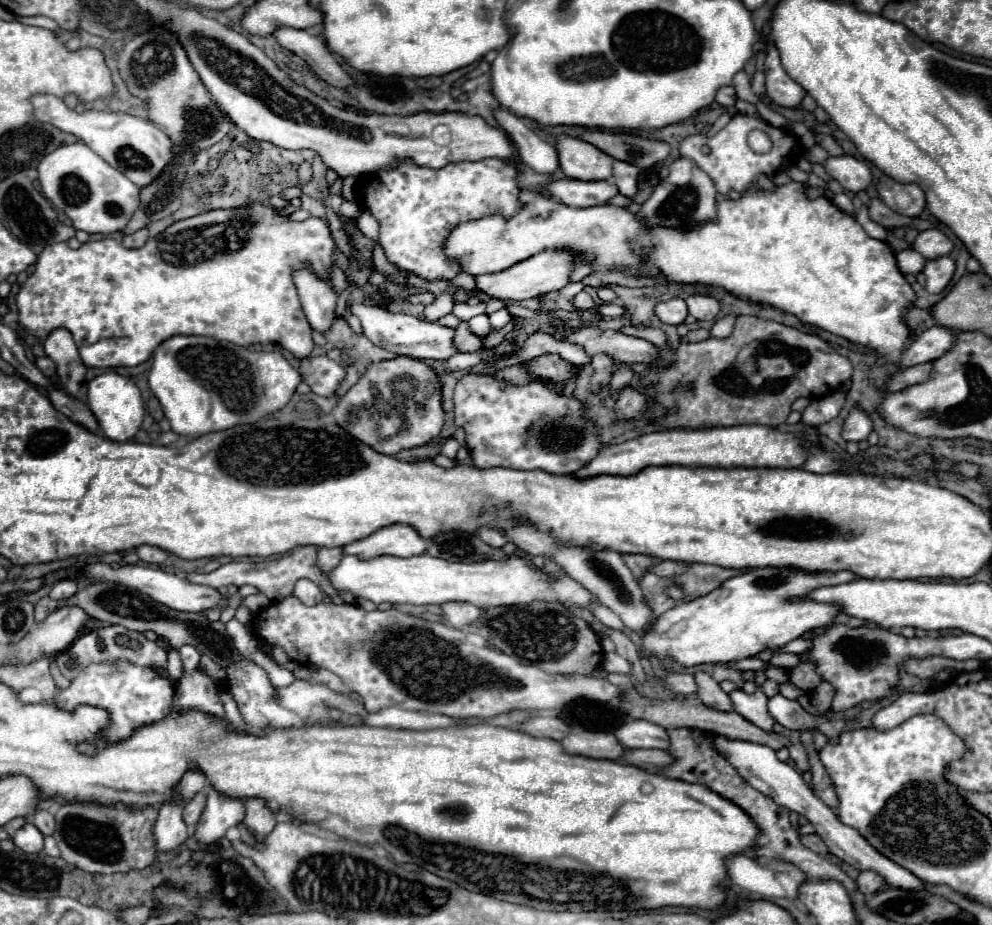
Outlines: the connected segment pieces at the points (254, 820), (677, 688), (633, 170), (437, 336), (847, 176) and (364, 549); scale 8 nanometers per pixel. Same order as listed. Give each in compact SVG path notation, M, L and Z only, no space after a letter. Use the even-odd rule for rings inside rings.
M247 800L245 802L245 818L243 818L243 826L253 834L255 840L265 838L277 824L279 818L277 814L273 814L263 800Z
M669 674L665 678L667 688L671 688L673 692L681 694L681 696L693 696L697 694L697 682L691 674Z
M615 160L613 162L613 182L617 184L619 192L623 196L633 198L637 192L637 176L639 176L639 168L623 162L623 160Z
M356 304L356 316L362 322L363 334L379 348L395 354L405 354L419 360L447 360L459 354L455 346L455 330L441 326L439 322L427 322L409 314L393 314L387 308Z
M837 156L825 162L825 170L833 176L845 190L859 192L871 184L871 170L863 160L853 156Z
M393 524L379 528L375 534L357 540L353 544L347 544L343 548L345 556L357 556L361 560L373 560L377 556L389 554L389 556L415 556L425 552L429 548L431 540L421 538L411 526L407 524Z

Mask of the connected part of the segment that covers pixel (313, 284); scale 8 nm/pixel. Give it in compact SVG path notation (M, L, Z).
M309 270L295 272L295 286L303 304L307 322L317 332L327 332L335 322L335 290L329 282L317 280Z

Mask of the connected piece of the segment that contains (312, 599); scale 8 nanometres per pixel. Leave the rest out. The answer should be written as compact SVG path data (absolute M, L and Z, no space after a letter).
M307 578L297 580L295 590L293 590L293 596L297 596L303 604L309 604L309 606L323 602L323 598L325 598L323 590L313 580L307 580Z

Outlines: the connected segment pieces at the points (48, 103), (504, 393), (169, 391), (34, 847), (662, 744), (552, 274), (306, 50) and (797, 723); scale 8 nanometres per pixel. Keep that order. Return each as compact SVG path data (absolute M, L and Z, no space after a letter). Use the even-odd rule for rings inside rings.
M35 94L31 96L31 104L33 104L33 116L39 122L47 122L59 128L61 132L69 132L77 136L95 154L99 154L109 166L123 172L139 188L151 184L157 178L157 174L163 170L163 166L173 158L169 136L165 136L155 124L143 118L125 112L103 112L103 110L77 112L69 108L63 98L51 94Z
M465 374L457 380L453 392L455 426L465 430L465 446L477 468L513 468L513 470L545 470L551 474L575 474L587 466L601 450L601 428L585 418L585 404L575 396L557 392L543 380L533 380L525 386L511 384L493 374Z
M173 336L165 340L153 352L153 366L149 372L149 388L161 402L171 430L185 438L199 438L203 434L229 430L241 424L255 424L257 420L285 408L299 382L299 372L281 356L281 352L255 352L207 336Z
M25 824L13 836L13 844L29 854L39 854L43 850L43 836L33 828L33 824Z
M647 720L621 722L613 730L613 734L623 748L661 748L665 750L669 746L667 730L663 730L657 724L649 724Z
M539 252L537 256L531 256L529 260L513 264L513 268L507 268L505 272L497 274L481 274L475 278L477 292L483 292L497 300L527 300L535 298L553 290L561 290L569 282L569 274L573 272L575 262L569 252Z
M279 28L275 32L277 42L291 50L293 54L297 54L299 58L303 58L313 70L315 74L325 80L327 84L335 86L335 88L353 88L355 80L349 76L347 70L343 70L343 66L335 60L335 56L327 50L325 42L315 36L309 34L307 30L293 30L293 28Z
M781 694L769 698L769 714L785 728L789 730L801 730L801 728L815 728L829 736L829 740L837 740L837 736L843 730L841 720L827 720L825 716L813 716L807 714L805 708L797 700L789 700Z

